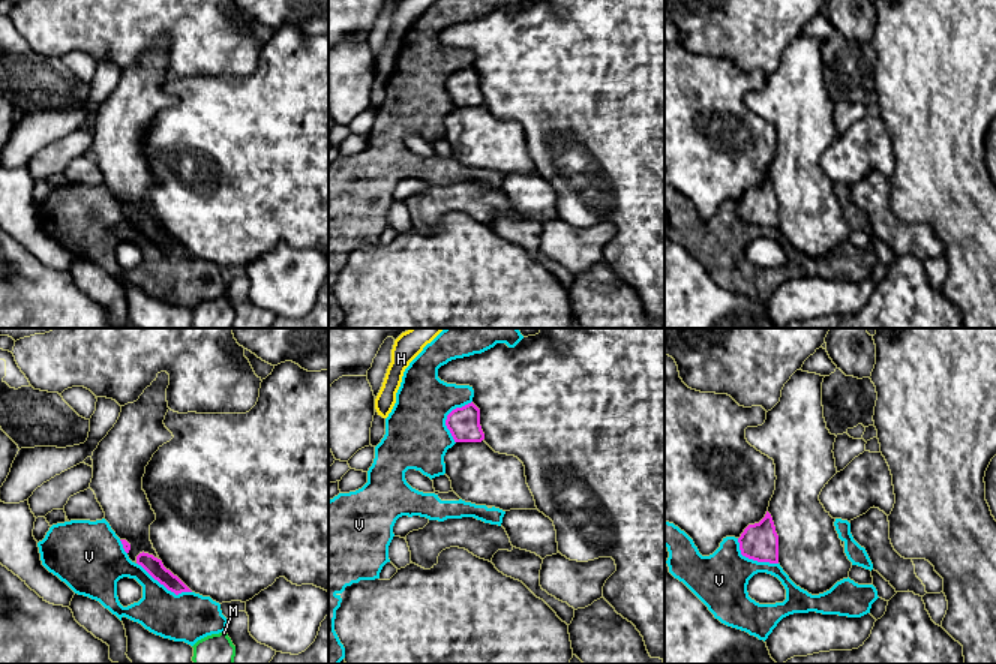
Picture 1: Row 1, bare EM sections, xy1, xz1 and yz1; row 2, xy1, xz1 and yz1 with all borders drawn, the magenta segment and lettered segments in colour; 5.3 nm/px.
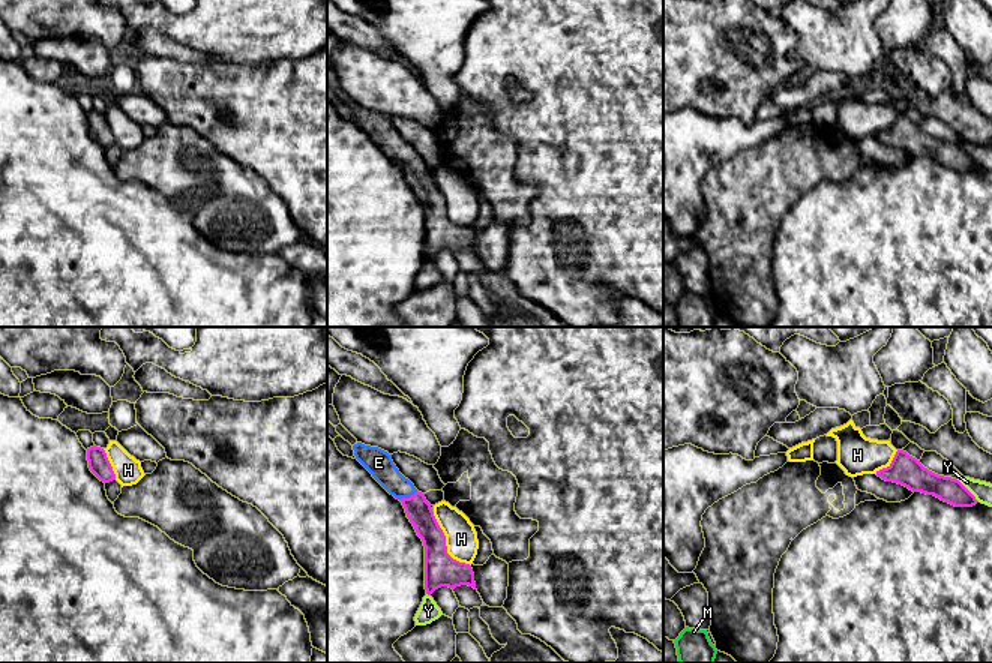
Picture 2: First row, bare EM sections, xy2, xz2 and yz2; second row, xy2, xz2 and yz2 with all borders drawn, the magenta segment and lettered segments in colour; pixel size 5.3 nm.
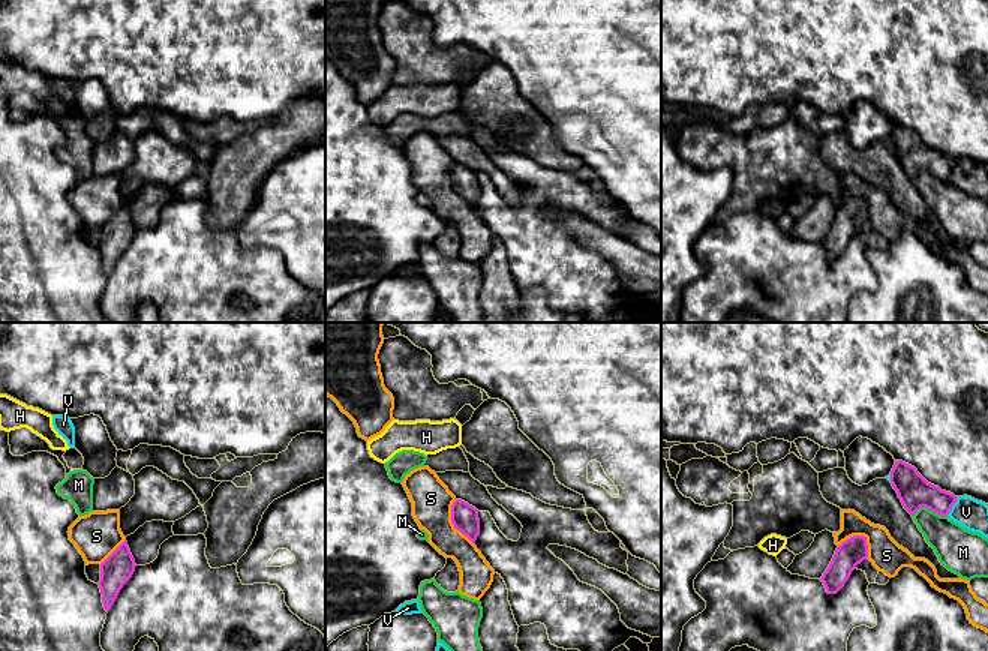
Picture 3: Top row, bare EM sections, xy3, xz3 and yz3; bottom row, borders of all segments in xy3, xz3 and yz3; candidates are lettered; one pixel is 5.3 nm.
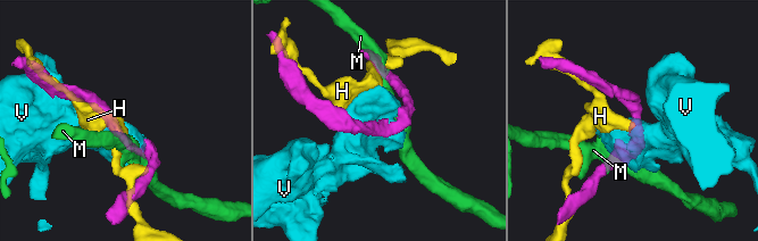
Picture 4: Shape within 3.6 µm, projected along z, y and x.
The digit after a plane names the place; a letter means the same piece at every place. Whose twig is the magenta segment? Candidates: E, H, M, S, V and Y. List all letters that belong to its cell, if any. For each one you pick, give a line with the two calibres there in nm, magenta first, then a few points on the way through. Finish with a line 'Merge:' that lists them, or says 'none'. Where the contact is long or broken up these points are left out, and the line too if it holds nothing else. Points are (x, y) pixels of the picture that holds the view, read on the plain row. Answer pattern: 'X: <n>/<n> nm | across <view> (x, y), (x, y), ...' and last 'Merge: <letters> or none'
E: 140/140 nm | across xz2 (419, 176), (407, 162), (378, 126)
Merge: E

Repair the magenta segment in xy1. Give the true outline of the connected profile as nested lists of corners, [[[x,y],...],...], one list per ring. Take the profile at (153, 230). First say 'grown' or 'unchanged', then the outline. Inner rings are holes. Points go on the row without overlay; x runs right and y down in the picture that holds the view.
unchanged | [[[144,216],[140,217],[136,220],[136,228],[176,259],[182,256],[192,256],[177,240],[164,231],[160,223],[154,222],[153,219]]]

